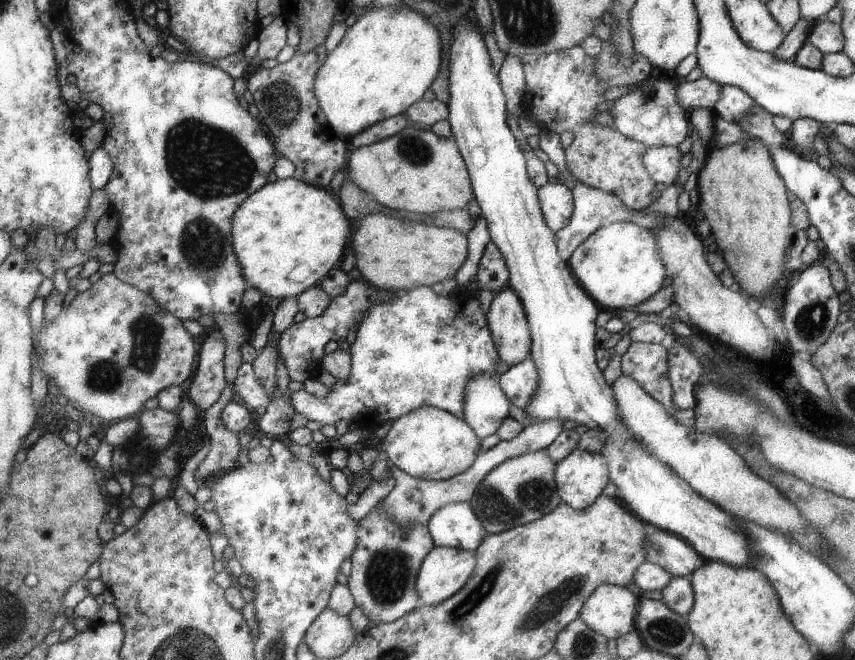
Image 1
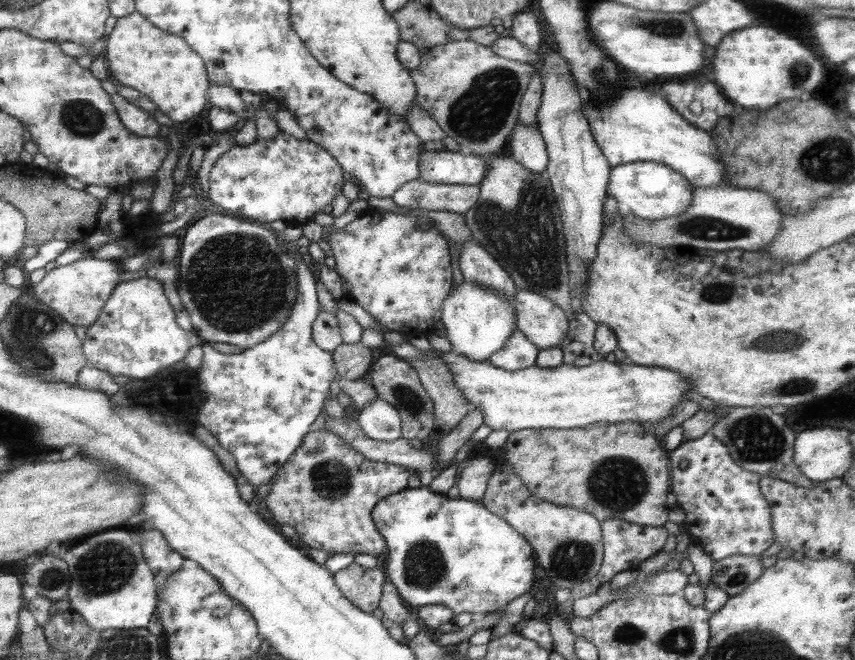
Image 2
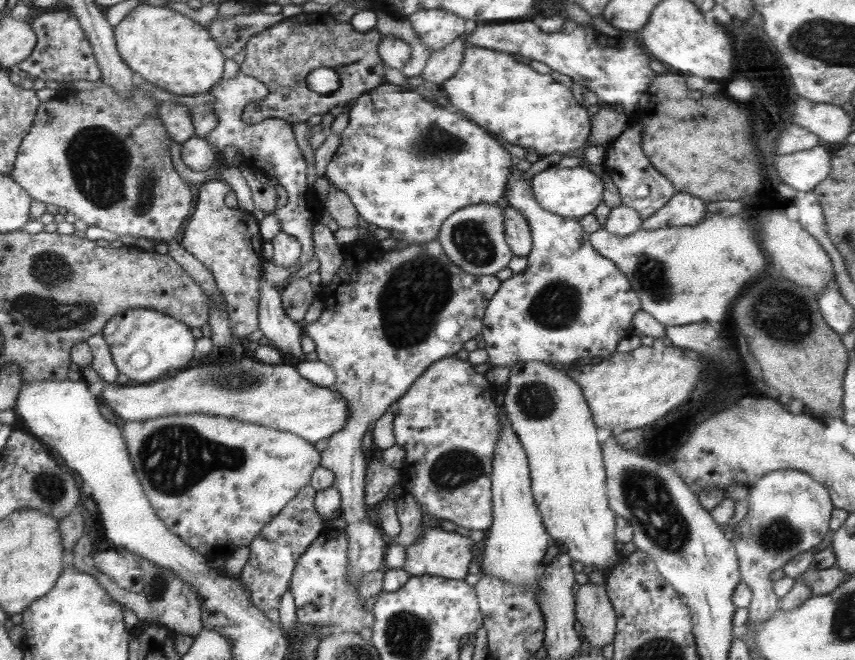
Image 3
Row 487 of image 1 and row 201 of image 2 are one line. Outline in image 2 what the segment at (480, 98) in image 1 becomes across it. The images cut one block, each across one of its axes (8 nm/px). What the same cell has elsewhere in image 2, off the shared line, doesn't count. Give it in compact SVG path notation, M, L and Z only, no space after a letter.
M631 162L613 167L608 194L626 204L634 215L652 221L684 213L692 203L694 187L678 171L657 162Z

